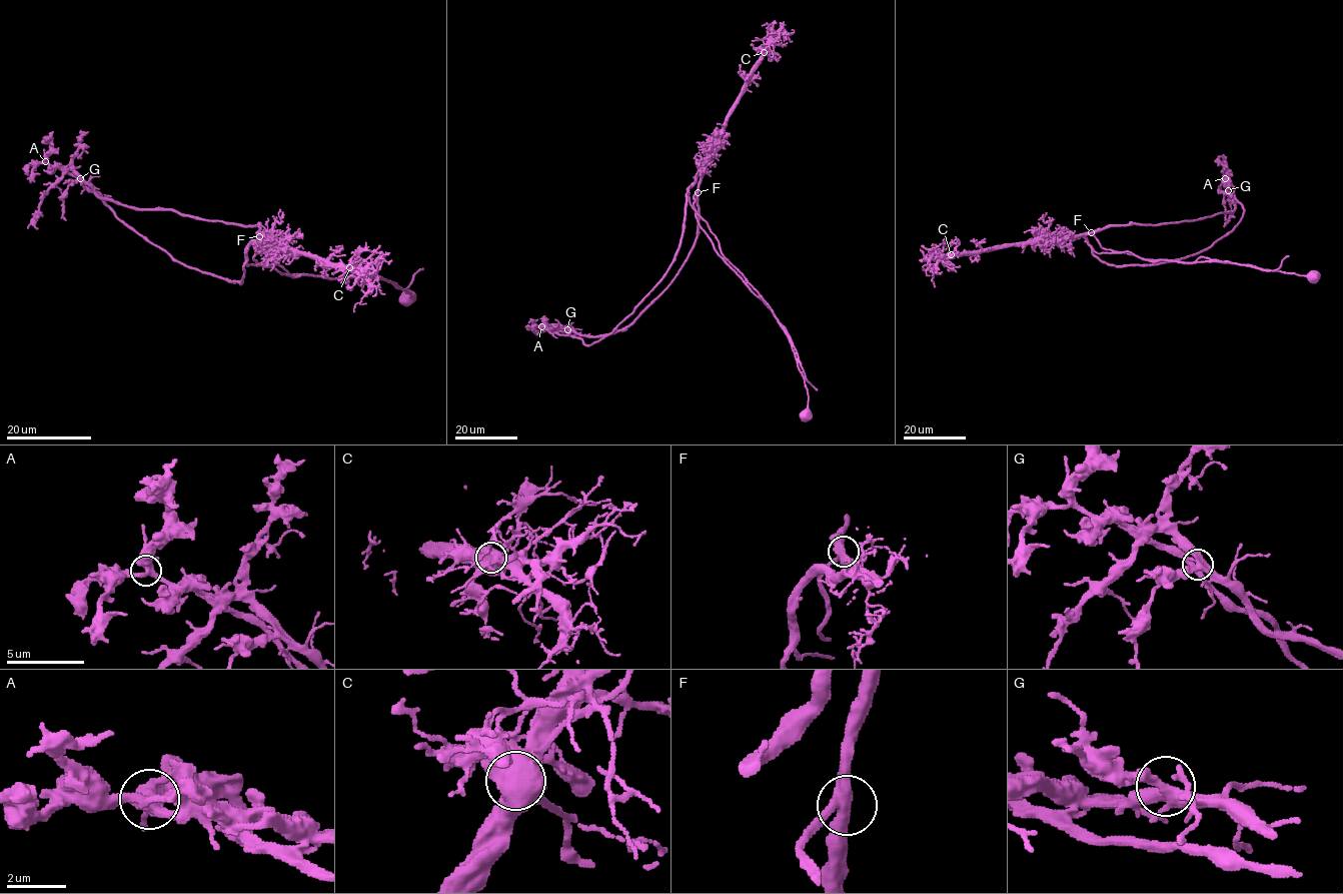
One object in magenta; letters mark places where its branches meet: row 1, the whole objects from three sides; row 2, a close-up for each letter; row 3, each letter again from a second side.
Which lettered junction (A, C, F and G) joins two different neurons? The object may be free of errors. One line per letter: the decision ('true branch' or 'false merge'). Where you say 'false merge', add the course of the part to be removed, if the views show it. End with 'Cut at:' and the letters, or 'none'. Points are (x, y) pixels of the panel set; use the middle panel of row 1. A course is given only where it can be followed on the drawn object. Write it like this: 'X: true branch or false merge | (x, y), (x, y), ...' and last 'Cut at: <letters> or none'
A: true branch
C: false merge | (763, 52), (702, 178), (697, 239), (674, 281), (628, 325), (613, 332), (537, 332), (536, 325)
F: true branch
G: true branch
Cut at: C

